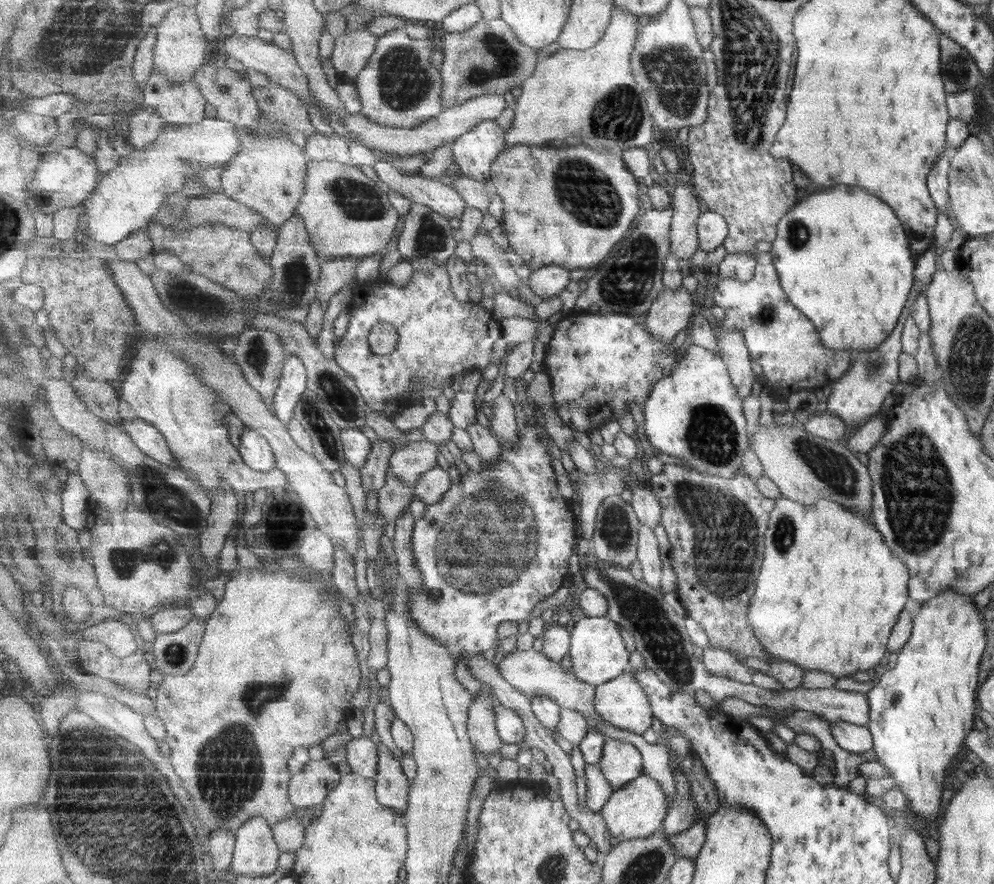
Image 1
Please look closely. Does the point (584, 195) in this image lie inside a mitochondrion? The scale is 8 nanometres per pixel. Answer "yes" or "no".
yes

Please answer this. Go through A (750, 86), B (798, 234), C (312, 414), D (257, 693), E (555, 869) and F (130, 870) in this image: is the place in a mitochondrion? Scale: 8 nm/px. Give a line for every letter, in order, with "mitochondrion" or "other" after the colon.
A: mitochondrion
B: mitochondrion
C: mitochondrion
D: mitochondrion
E: mitochondrion
F: mitochondrion

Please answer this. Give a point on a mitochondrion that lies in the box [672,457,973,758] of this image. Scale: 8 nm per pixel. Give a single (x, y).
(785, 531)

